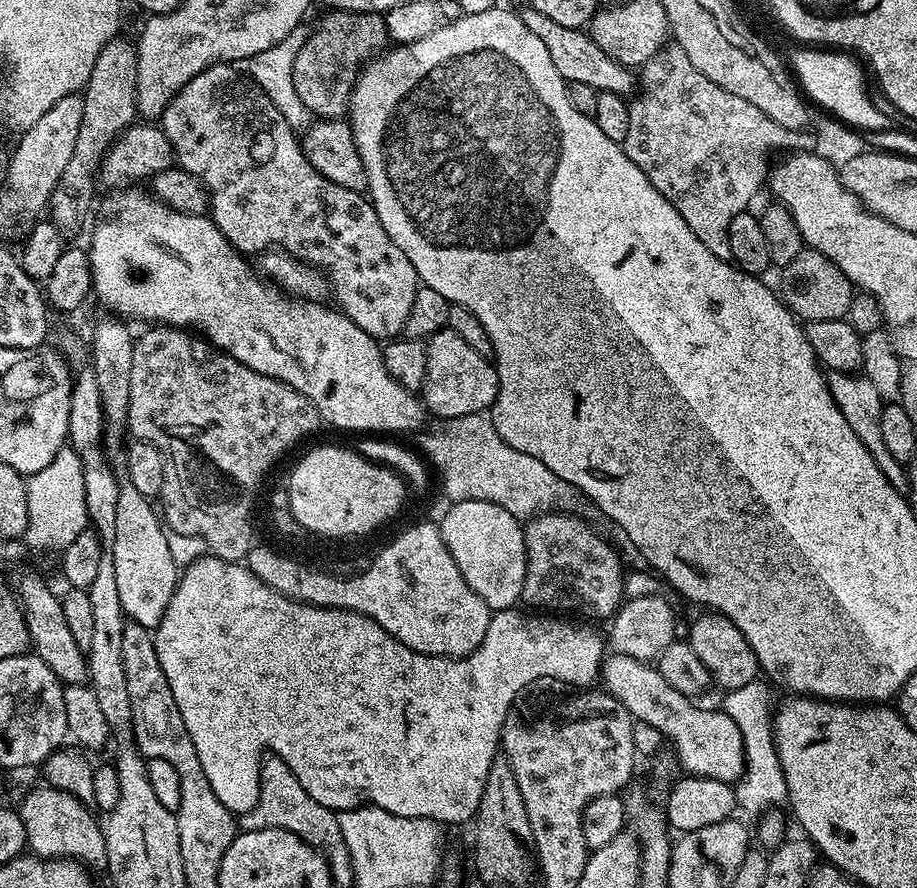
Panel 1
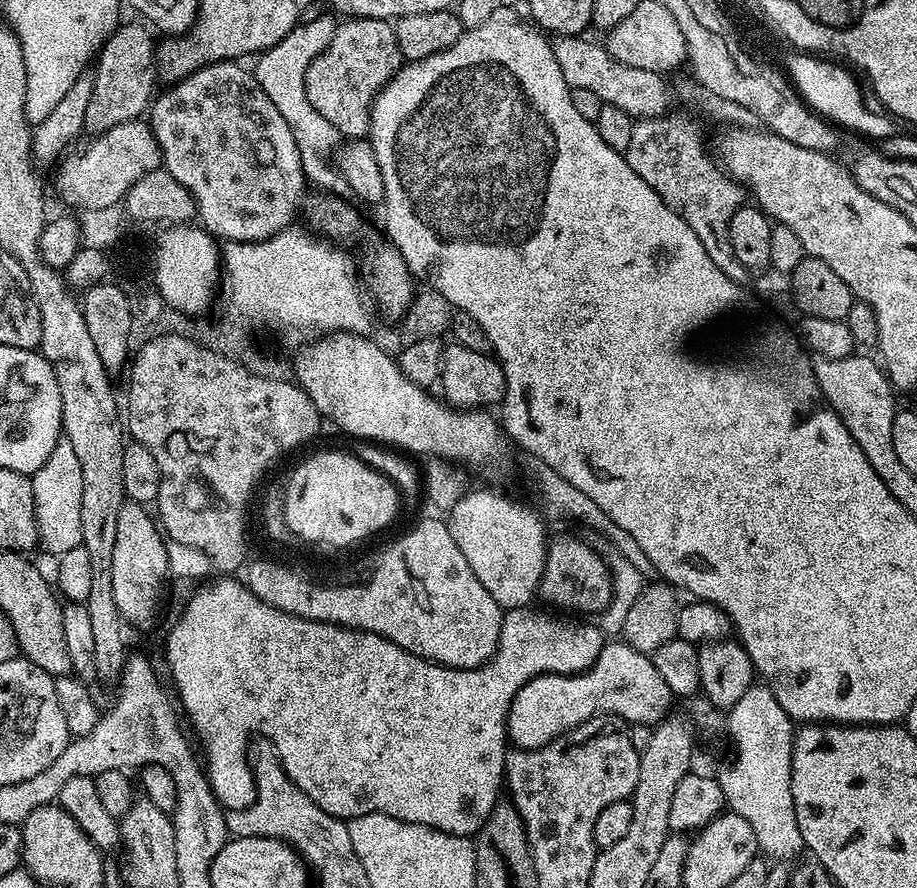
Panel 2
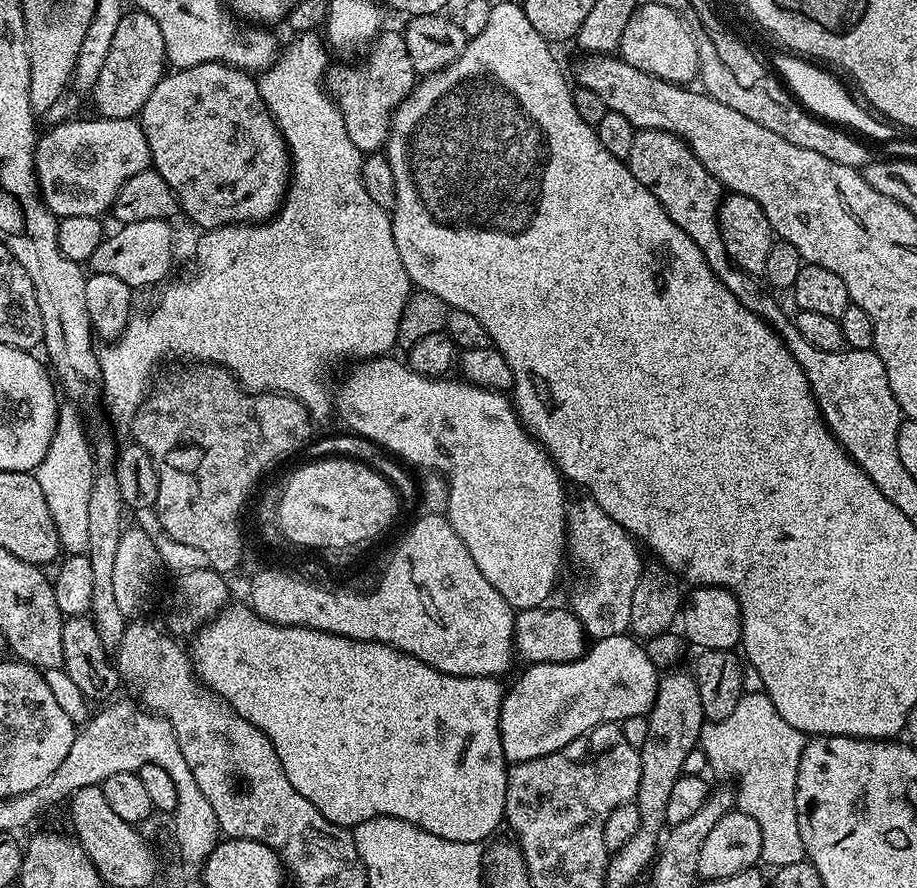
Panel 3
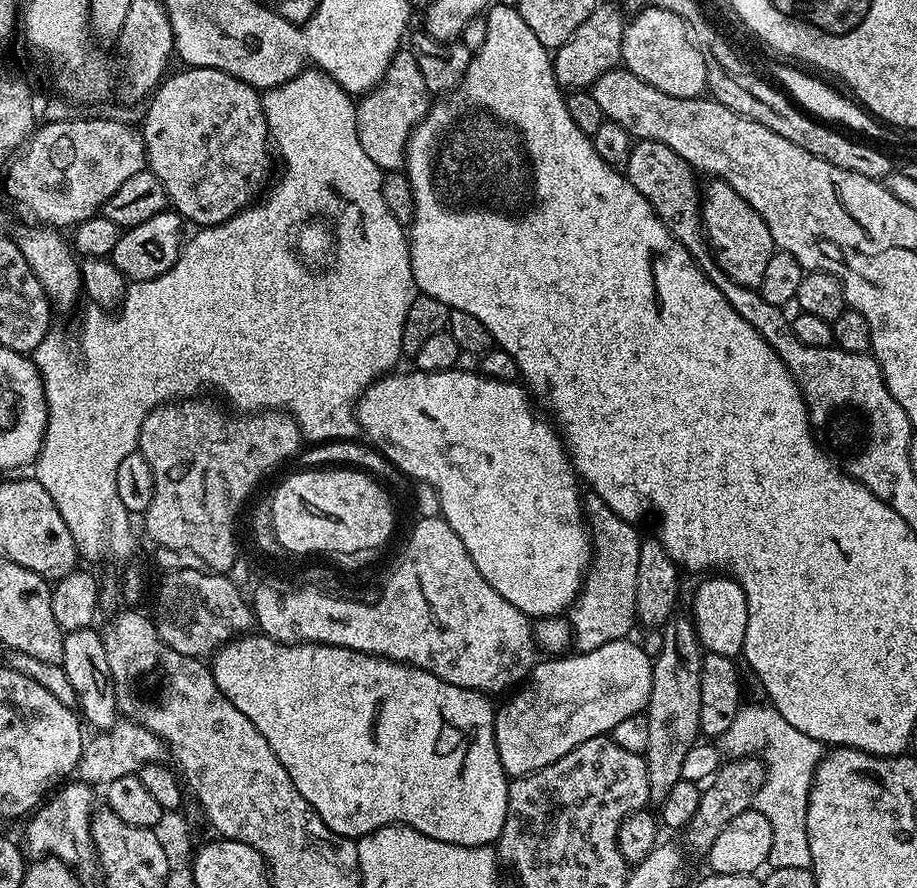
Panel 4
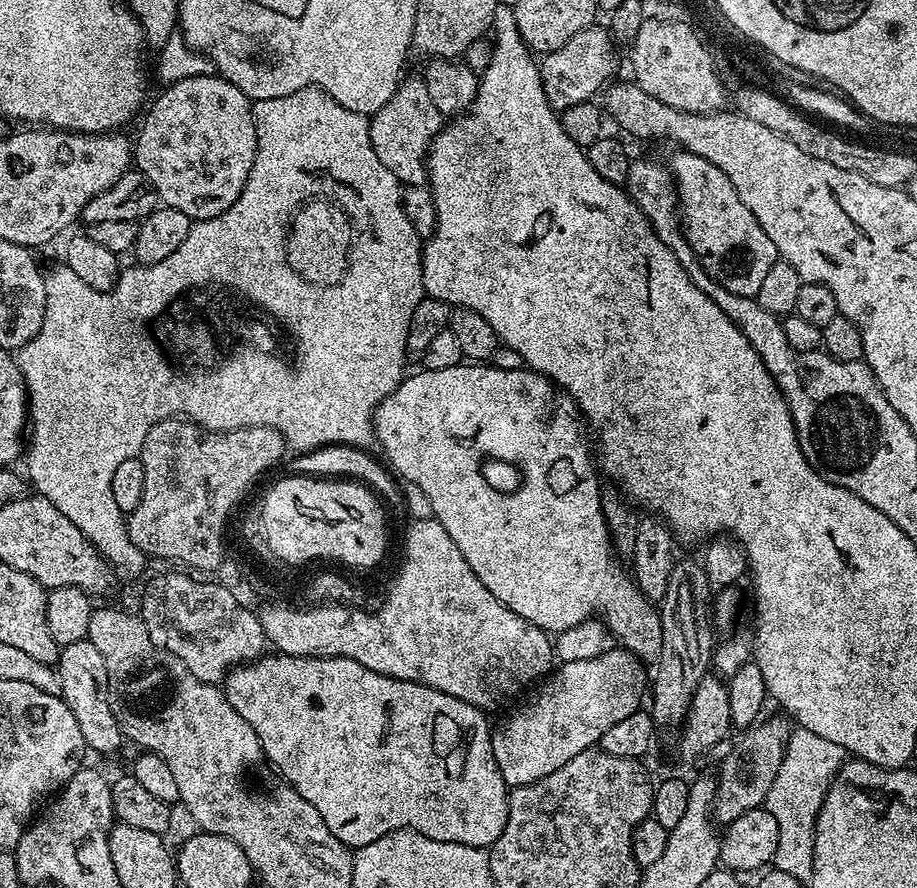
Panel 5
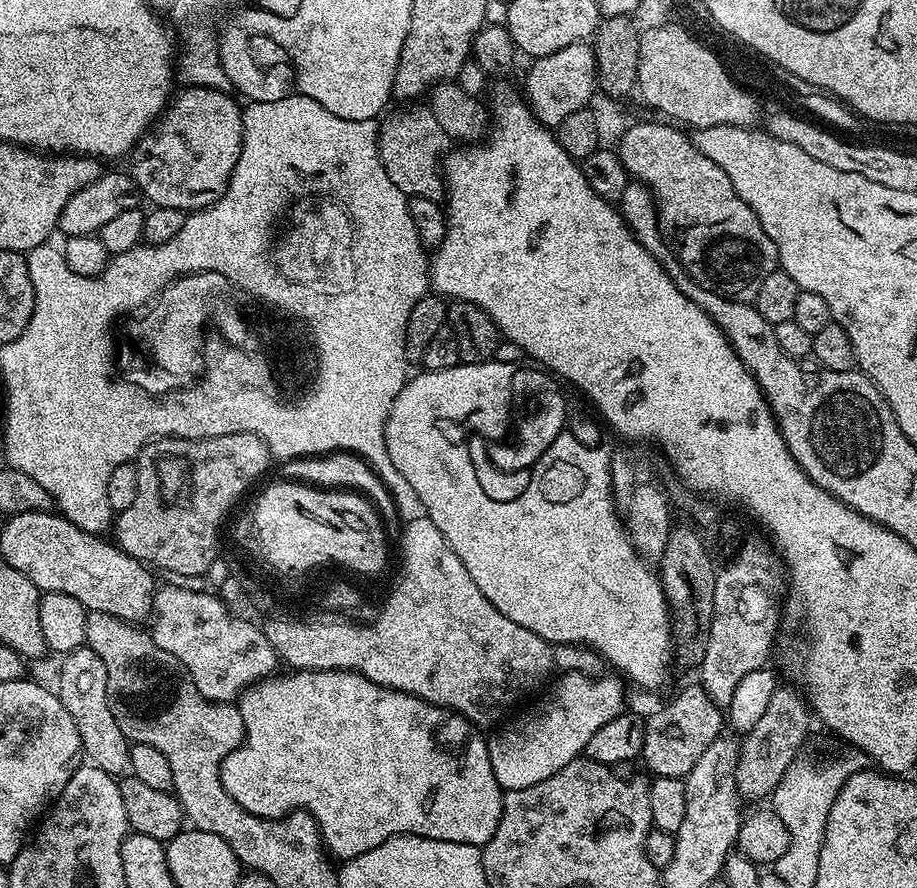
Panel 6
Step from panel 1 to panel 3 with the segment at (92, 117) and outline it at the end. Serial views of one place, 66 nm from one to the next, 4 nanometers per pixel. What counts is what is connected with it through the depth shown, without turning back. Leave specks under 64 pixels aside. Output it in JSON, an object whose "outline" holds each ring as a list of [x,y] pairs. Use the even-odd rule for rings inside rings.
{"outline":[[[125,11],[122,22],[118,22],[118,31],[110,42],[110,50],[98,74],[98,82],[90,93],[91,99],[96,99],[96,108],[100,111],[97,113],[103,118],[131,120],[139,117],[146,98],[150,98],[150,90],[158,86],[165,74],[166,53],[158,22],[154,22],[154,18],[145,12]]]}

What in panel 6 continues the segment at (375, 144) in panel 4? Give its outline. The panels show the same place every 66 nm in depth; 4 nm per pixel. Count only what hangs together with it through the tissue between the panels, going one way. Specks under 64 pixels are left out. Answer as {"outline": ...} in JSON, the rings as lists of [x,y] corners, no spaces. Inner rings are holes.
{"outline":[[[427,107],[416,108],[413,112],[396,112],[385,124],[381,123],[378,128],[378,147],[380,161],[384,163],[386,174],[390,174],[390,182],[394,182],[404,196],[438,201],[445,199],[442,157],[449,151],[450,141],[442,126],[438,126],[438,118],[434,118]]]}

